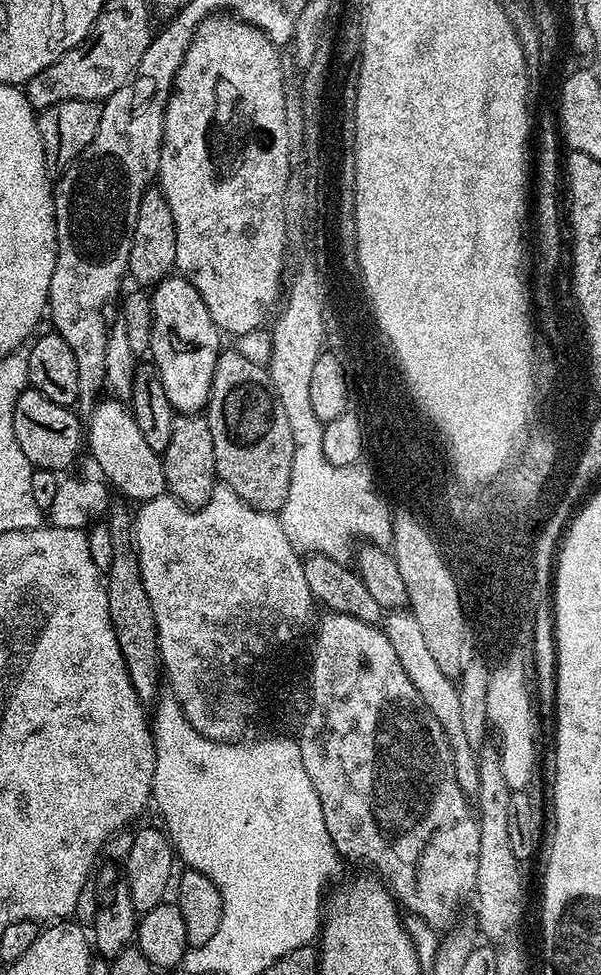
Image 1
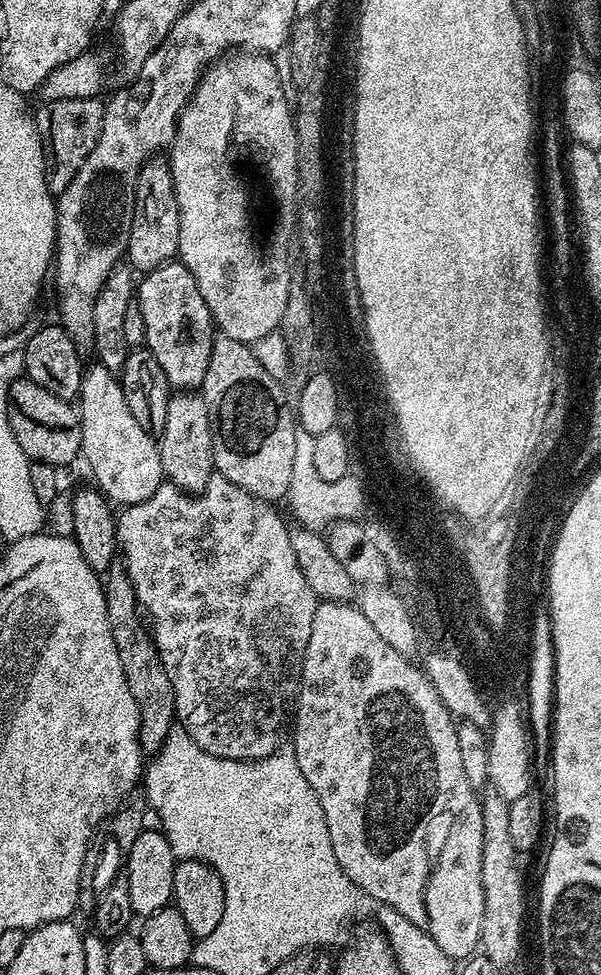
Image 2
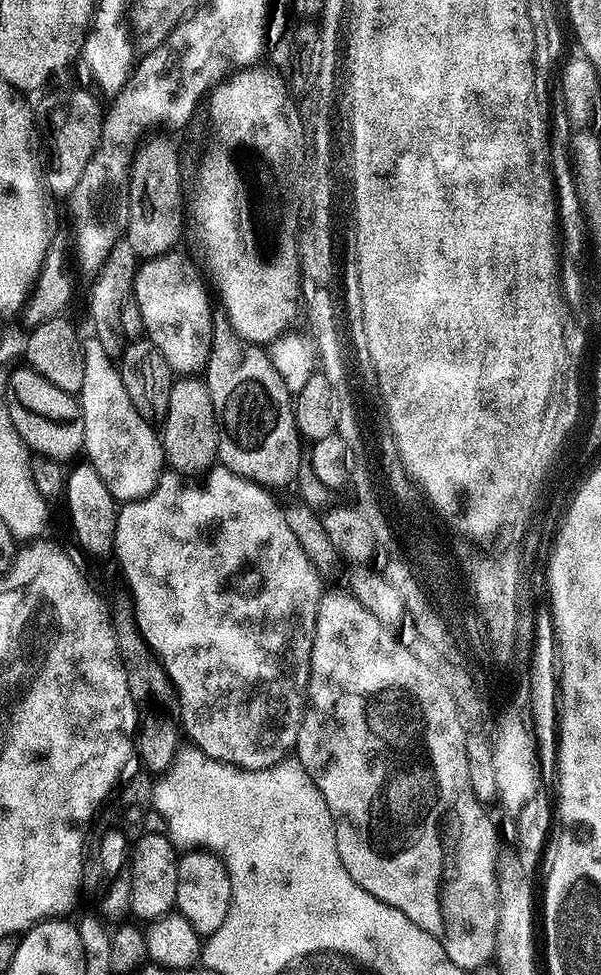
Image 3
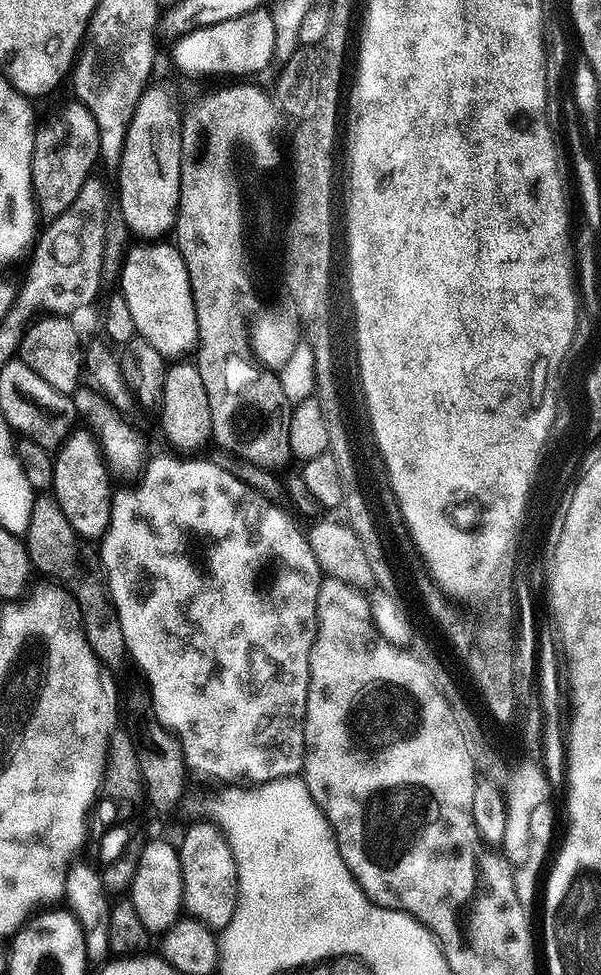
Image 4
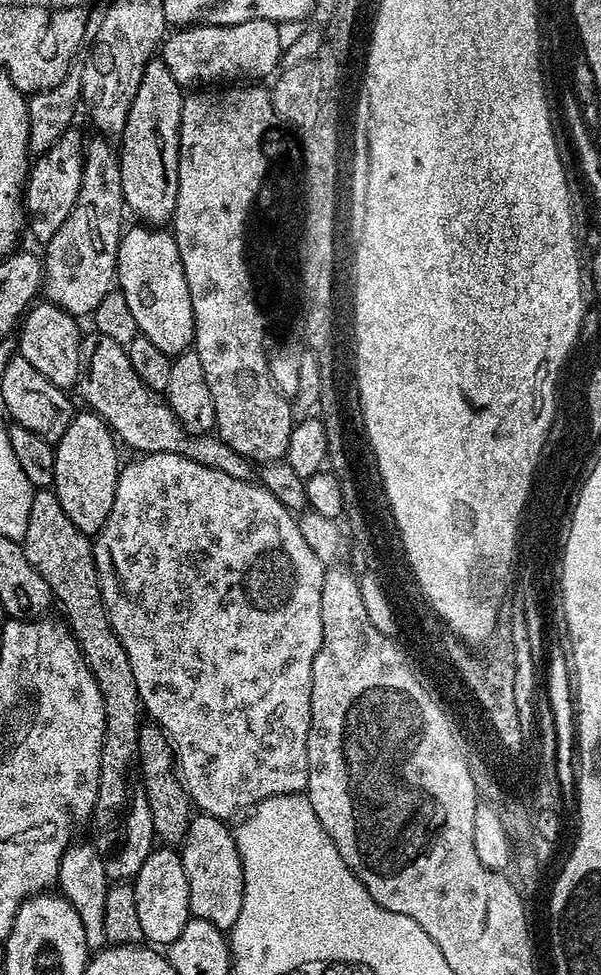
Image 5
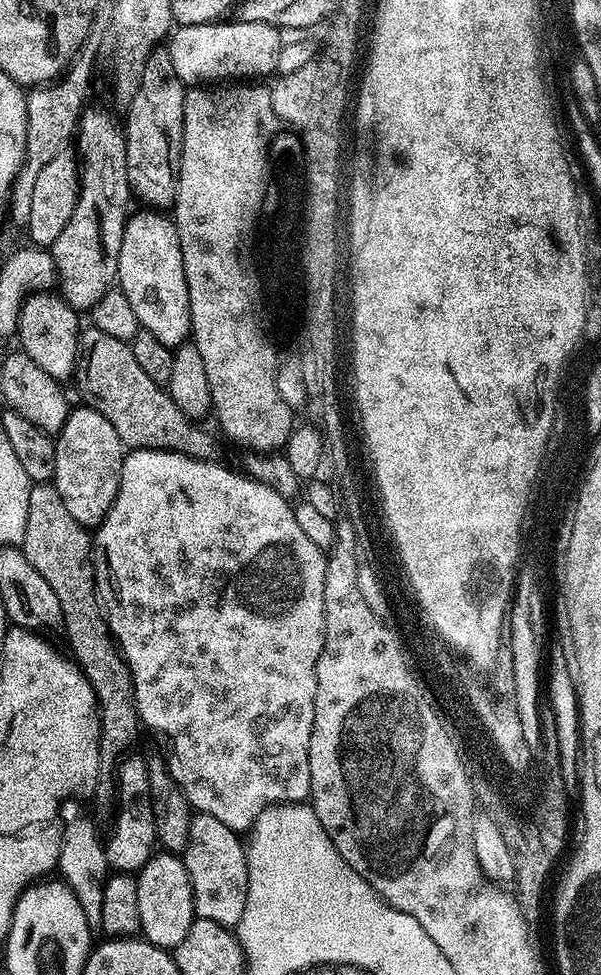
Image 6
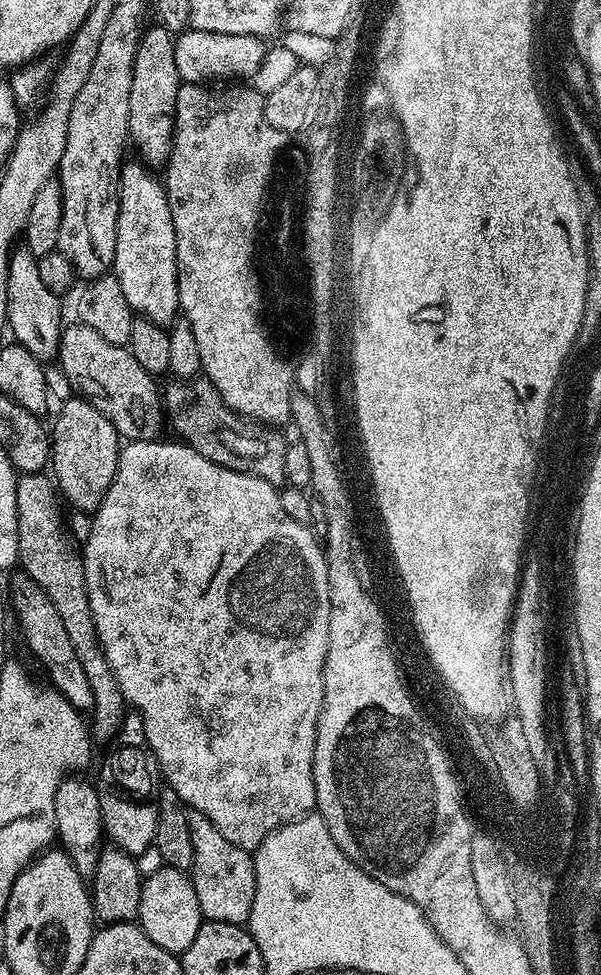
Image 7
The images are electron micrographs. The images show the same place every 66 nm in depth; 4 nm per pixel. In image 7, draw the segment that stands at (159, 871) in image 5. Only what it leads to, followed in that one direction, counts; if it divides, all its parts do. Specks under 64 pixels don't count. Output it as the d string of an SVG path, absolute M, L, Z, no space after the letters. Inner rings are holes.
M162 866L153 876L149 876L144 880L144 889L140 895L138 927L147 934L150 942L162 946L162 950L167 952L173 954L182 953L186 950L186 946L190 946L190 942L194 942L194 936L198 934L201 923L202 917L198 906L198 894L194 890L192 877L188 872L180 872L176 868Z

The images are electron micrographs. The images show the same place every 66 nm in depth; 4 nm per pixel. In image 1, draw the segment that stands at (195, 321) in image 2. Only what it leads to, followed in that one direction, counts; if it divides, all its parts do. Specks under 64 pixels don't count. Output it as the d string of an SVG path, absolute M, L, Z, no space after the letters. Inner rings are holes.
M171 274L151 289L151 363L156 365L173 409L180 414L200 414L208 407L216 363L220 361L222 333L215 328L202 302L202 294L184 276Z

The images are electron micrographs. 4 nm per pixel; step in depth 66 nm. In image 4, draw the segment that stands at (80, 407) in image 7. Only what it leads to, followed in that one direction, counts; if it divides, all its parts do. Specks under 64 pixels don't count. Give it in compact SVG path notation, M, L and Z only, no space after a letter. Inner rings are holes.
M75 429L57 449L53 459L55 470L51 489L66 520L81 539L98 540L103 537L109 526L113 489L110 486L110 472L101 455L99 443L91 431L84 430Z

